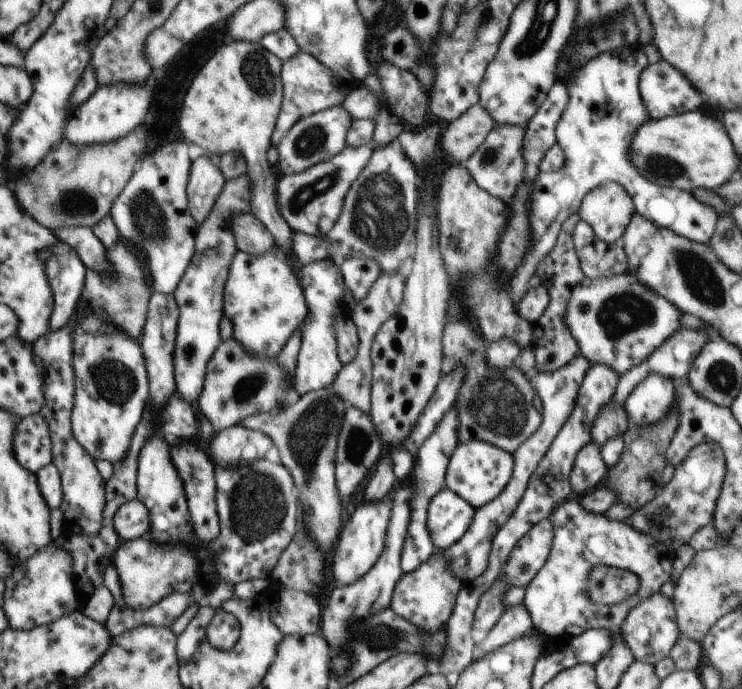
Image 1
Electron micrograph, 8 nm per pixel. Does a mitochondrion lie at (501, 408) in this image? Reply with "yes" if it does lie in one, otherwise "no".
yes

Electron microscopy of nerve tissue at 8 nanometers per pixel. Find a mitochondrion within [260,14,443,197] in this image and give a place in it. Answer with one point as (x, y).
(313, 138)

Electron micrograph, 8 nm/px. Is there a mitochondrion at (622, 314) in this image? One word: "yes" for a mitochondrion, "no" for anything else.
yes

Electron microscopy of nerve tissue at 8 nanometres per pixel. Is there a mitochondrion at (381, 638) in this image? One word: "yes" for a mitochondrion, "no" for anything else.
yes

